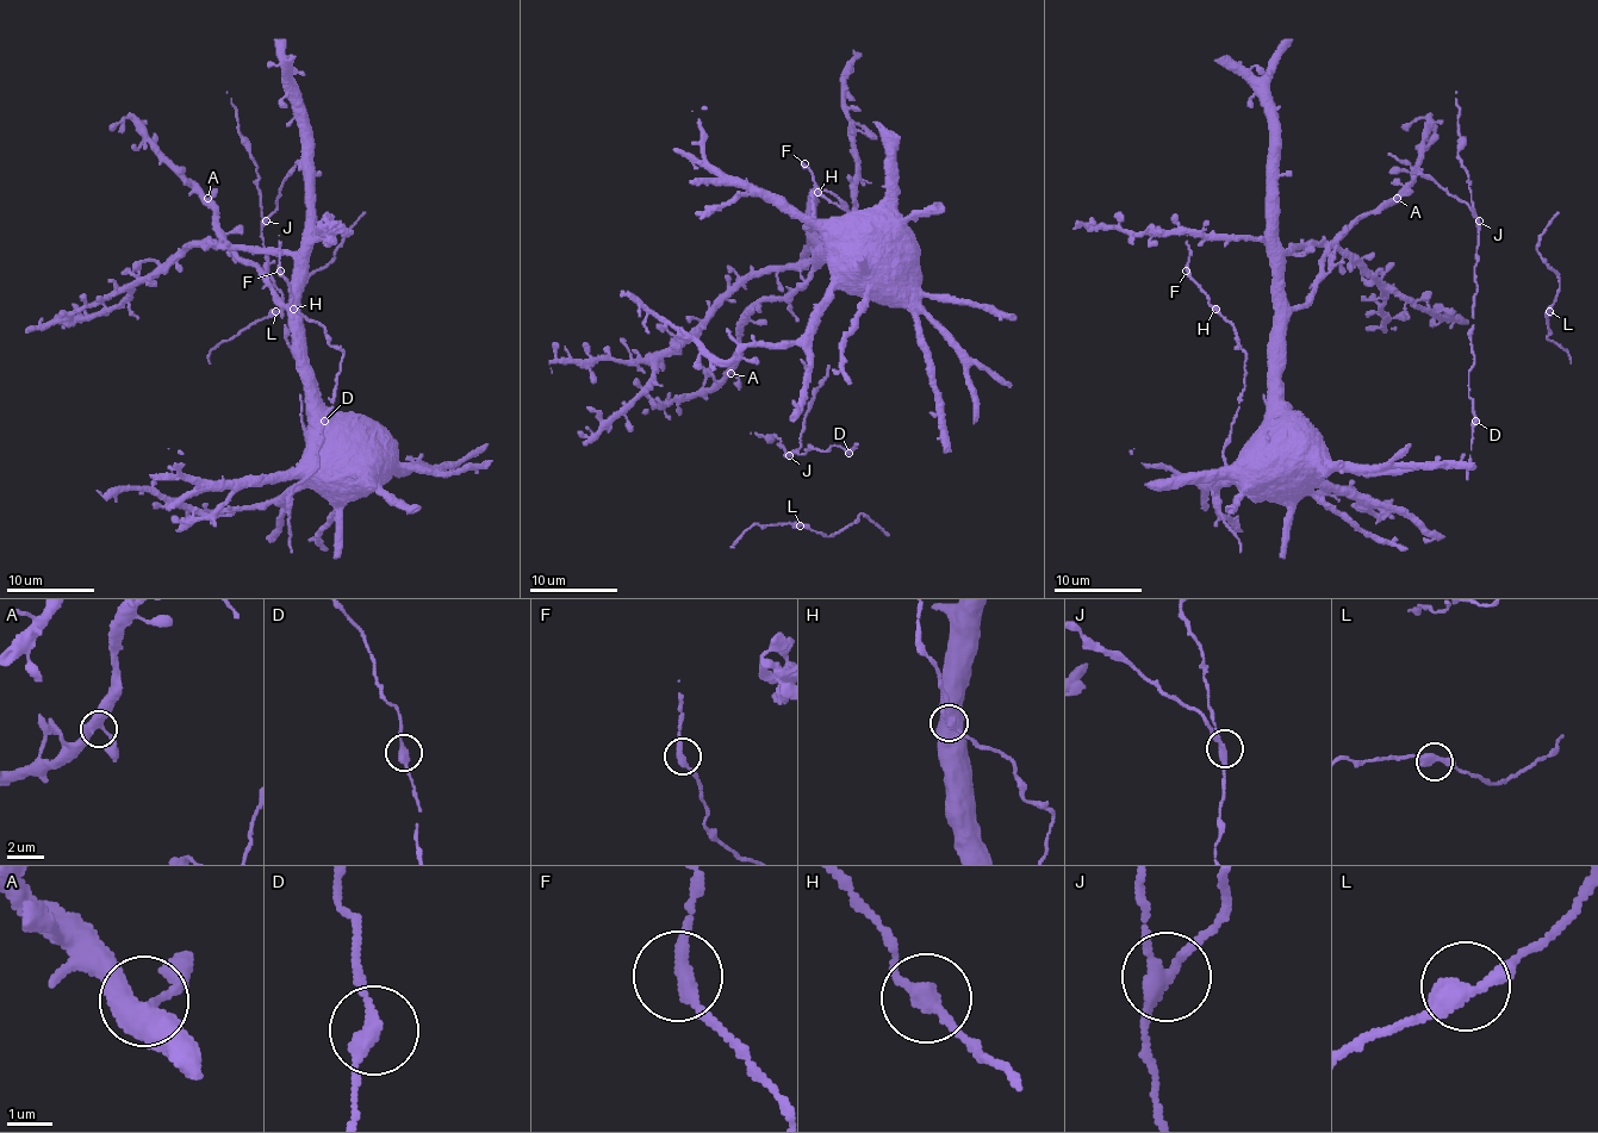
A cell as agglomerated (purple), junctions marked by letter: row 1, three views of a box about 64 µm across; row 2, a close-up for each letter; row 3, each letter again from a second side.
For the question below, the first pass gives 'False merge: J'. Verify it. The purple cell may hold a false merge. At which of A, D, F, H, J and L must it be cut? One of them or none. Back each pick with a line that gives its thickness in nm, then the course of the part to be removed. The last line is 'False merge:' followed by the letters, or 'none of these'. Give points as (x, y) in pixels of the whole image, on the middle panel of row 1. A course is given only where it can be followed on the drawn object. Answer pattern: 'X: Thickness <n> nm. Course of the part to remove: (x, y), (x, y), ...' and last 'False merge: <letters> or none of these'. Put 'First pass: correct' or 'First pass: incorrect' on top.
First pass: correct
J: Thickness 260 nm. Course of the part to remove: (789, 455), (800, 446), (804, 415), (828, 365)
False merge: J

